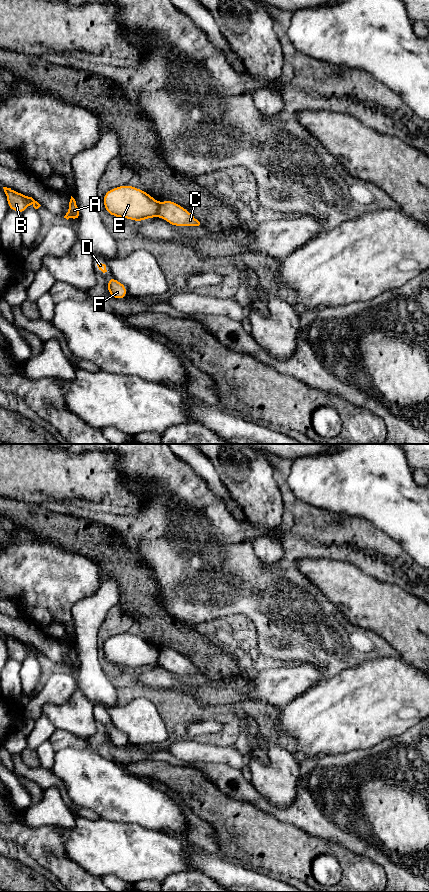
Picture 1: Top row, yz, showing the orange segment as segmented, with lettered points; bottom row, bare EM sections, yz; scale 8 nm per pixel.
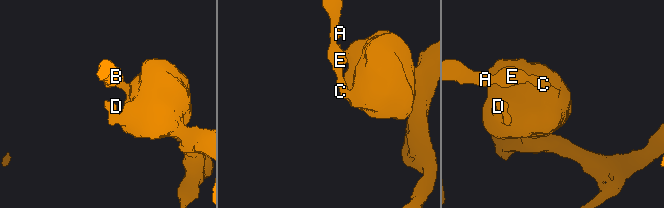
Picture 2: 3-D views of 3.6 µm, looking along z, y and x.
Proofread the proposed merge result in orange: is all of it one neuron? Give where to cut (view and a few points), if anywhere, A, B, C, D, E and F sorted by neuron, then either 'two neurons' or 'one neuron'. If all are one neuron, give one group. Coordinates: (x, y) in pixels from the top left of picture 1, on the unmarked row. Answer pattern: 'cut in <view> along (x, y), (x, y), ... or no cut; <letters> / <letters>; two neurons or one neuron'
cut in yz along (160, 651), (157, 663); A B E / C D F; two neurons

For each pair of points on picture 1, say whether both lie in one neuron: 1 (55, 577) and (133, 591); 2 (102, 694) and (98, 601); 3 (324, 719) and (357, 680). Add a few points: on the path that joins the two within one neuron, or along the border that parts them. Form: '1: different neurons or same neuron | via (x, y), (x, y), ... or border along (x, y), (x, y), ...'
1: different neurons | border along (88, 558), (98, 564), (102, 578)
2: same neuron | via (90, 671), (89, 624)
3: same neuron | via (334, 709), (353, 690)

